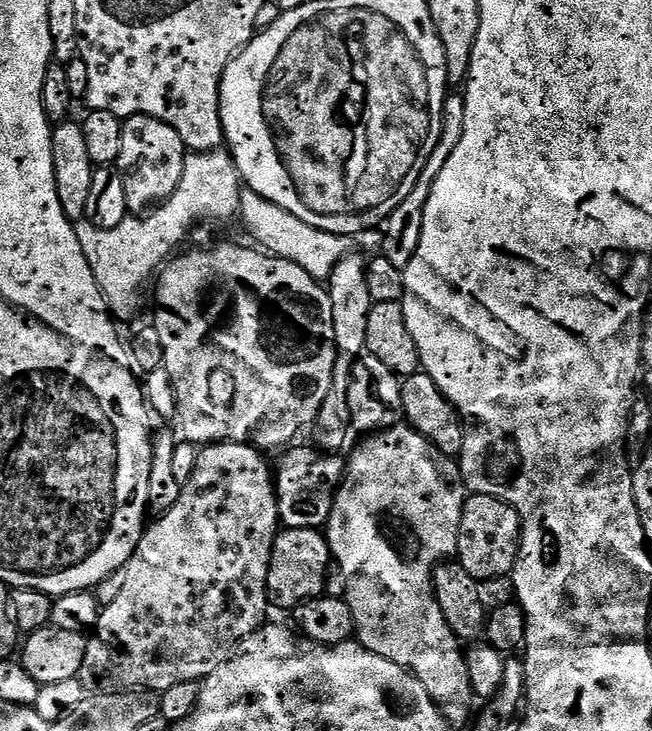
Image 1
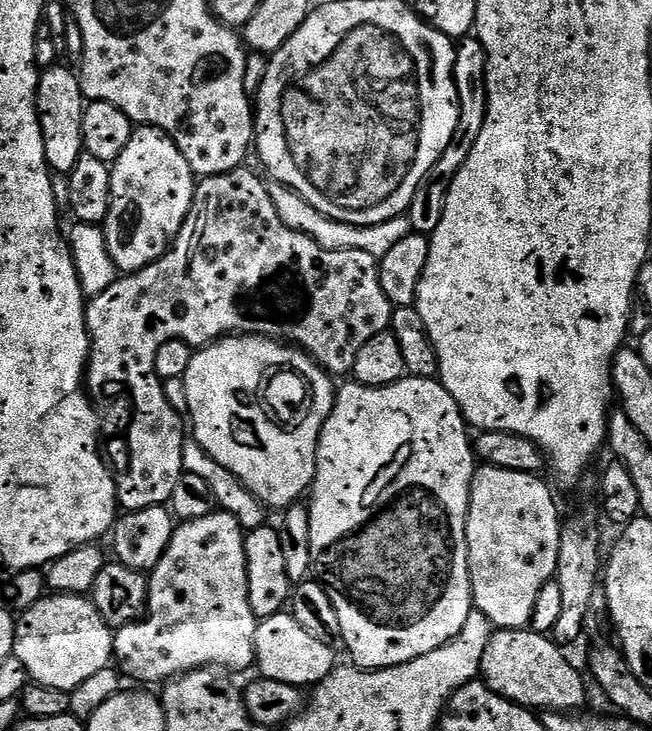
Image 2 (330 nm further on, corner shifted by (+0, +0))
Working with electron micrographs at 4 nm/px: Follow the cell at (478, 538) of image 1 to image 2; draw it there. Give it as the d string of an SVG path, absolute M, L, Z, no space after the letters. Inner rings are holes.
M487 466L477 467L476 476L472 479L466 522L472 603L475 611L481 612L496 630L528 628L532 622L534 602L538 602L538 593L556 575L562 515L556 509L551 490L540 479L536 474Z

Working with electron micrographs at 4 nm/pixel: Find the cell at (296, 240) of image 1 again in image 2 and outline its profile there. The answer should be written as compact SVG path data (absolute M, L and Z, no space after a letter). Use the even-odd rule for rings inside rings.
M268 178L264 180L264 185L266 194L270 194L270 202L274 202L274 210L278 210L278 218L282 218L282 222L290 226L290 230L298 230L306 234L326 250L362 250L366 254L379 258L385 256L396 243L402 242L402 238L413 235L412 224L408 221L407 215L395 216L386 222L359 228L318 214L318 210L314 210L314 206L310 206L306 198L302 198L282 182Z

